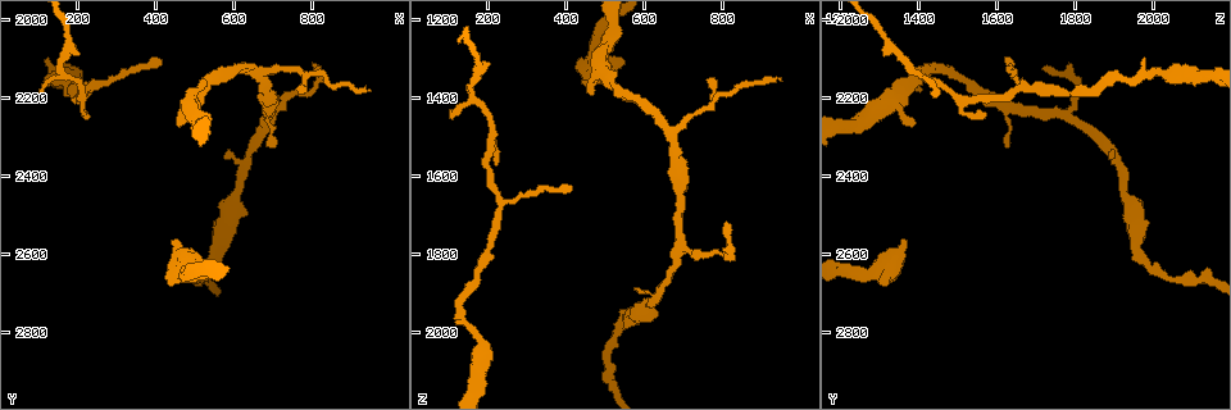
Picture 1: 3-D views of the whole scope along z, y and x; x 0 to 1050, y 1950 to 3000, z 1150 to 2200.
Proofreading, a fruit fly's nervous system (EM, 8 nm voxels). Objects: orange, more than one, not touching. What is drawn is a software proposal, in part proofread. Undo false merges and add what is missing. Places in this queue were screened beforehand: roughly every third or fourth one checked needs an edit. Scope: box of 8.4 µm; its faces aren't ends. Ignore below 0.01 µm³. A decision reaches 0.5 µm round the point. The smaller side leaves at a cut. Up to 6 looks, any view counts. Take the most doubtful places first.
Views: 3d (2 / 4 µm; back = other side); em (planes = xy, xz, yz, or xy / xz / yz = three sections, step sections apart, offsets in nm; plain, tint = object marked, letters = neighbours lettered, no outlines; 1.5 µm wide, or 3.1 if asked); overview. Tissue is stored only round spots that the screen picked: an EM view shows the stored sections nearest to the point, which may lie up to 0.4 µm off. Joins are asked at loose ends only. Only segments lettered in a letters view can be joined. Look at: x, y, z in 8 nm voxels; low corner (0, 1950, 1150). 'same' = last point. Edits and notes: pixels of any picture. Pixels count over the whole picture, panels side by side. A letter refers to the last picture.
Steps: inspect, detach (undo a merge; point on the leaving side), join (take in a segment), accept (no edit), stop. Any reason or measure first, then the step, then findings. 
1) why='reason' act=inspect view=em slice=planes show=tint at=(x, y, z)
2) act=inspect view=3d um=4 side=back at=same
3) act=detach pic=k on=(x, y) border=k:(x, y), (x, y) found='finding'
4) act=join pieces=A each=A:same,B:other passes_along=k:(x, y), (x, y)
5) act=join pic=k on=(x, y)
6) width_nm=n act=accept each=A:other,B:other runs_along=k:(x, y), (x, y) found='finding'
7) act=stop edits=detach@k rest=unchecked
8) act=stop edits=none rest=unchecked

why='an open end' act=inspect view=em slice=xz step=4 show=letters at=(450, 2565, 1370)

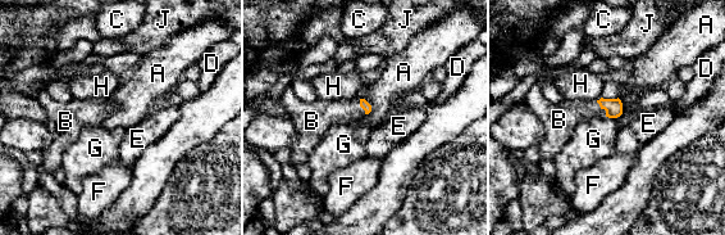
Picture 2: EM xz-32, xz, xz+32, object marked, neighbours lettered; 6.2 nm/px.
act=inspect view=em slice=planes show=letters at=same

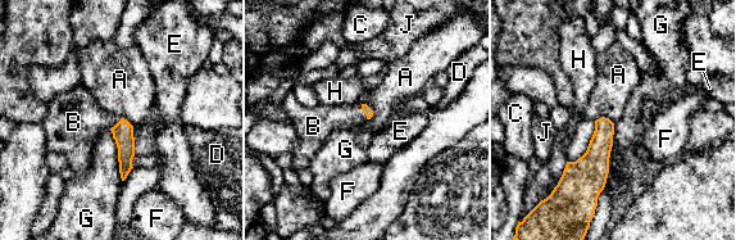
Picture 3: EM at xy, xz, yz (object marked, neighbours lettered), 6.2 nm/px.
longest_contact=G:400nm act=join pieces=B each=A:other,B:same,C:other,D:other,E:other,F:other,G:other,H:other,J:other passes_along=3:(366, 109), (362, 111), (323, 120) found='it goes on there'

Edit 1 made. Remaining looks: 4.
why='see it whole again' act=inspect view=overview

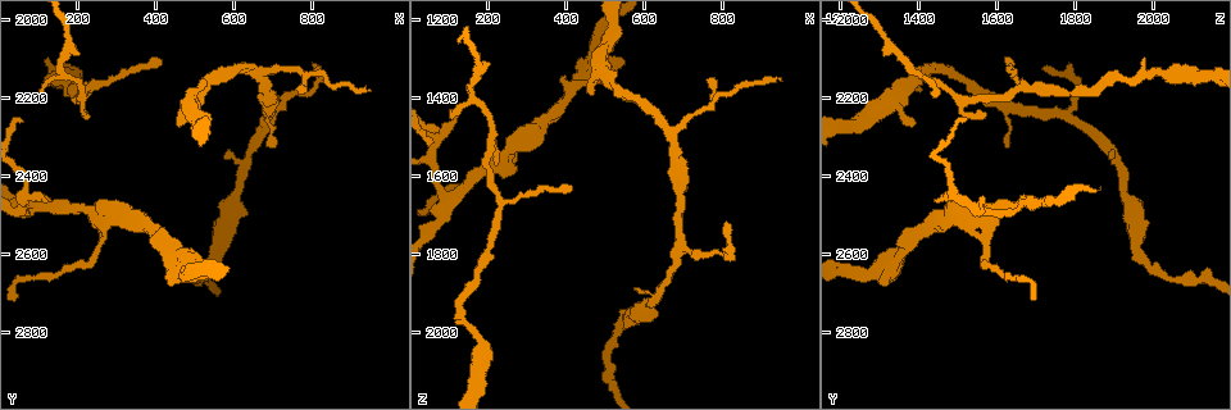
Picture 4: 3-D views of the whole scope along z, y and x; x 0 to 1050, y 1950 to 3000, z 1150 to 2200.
why='tapers out' act=inspect view=em slice=planes show=tint at=(945, 2185, 1355)

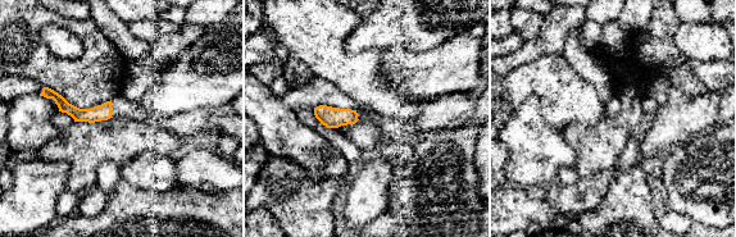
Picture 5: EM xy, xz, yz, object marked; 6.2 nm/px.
why='see the neighbours' act=inspect view=em slice=planes show=letters at=same

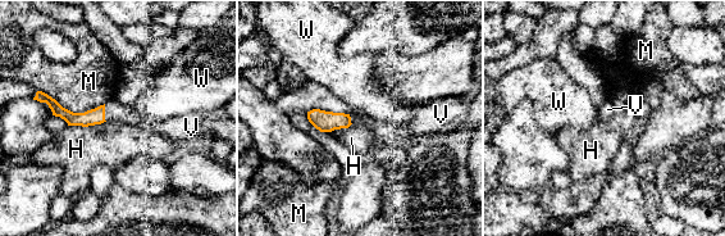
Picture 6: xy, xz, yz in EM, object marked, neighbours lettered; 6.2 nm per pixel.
act=join pieces=V each=H:other,M:other,V:same,W:other passes_along=6:(96, 116), (104, 113), (114, 110) found='the cell continues'

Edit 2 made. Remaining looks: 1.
act=stop edits=join@3,join@6 rest=unchecked

